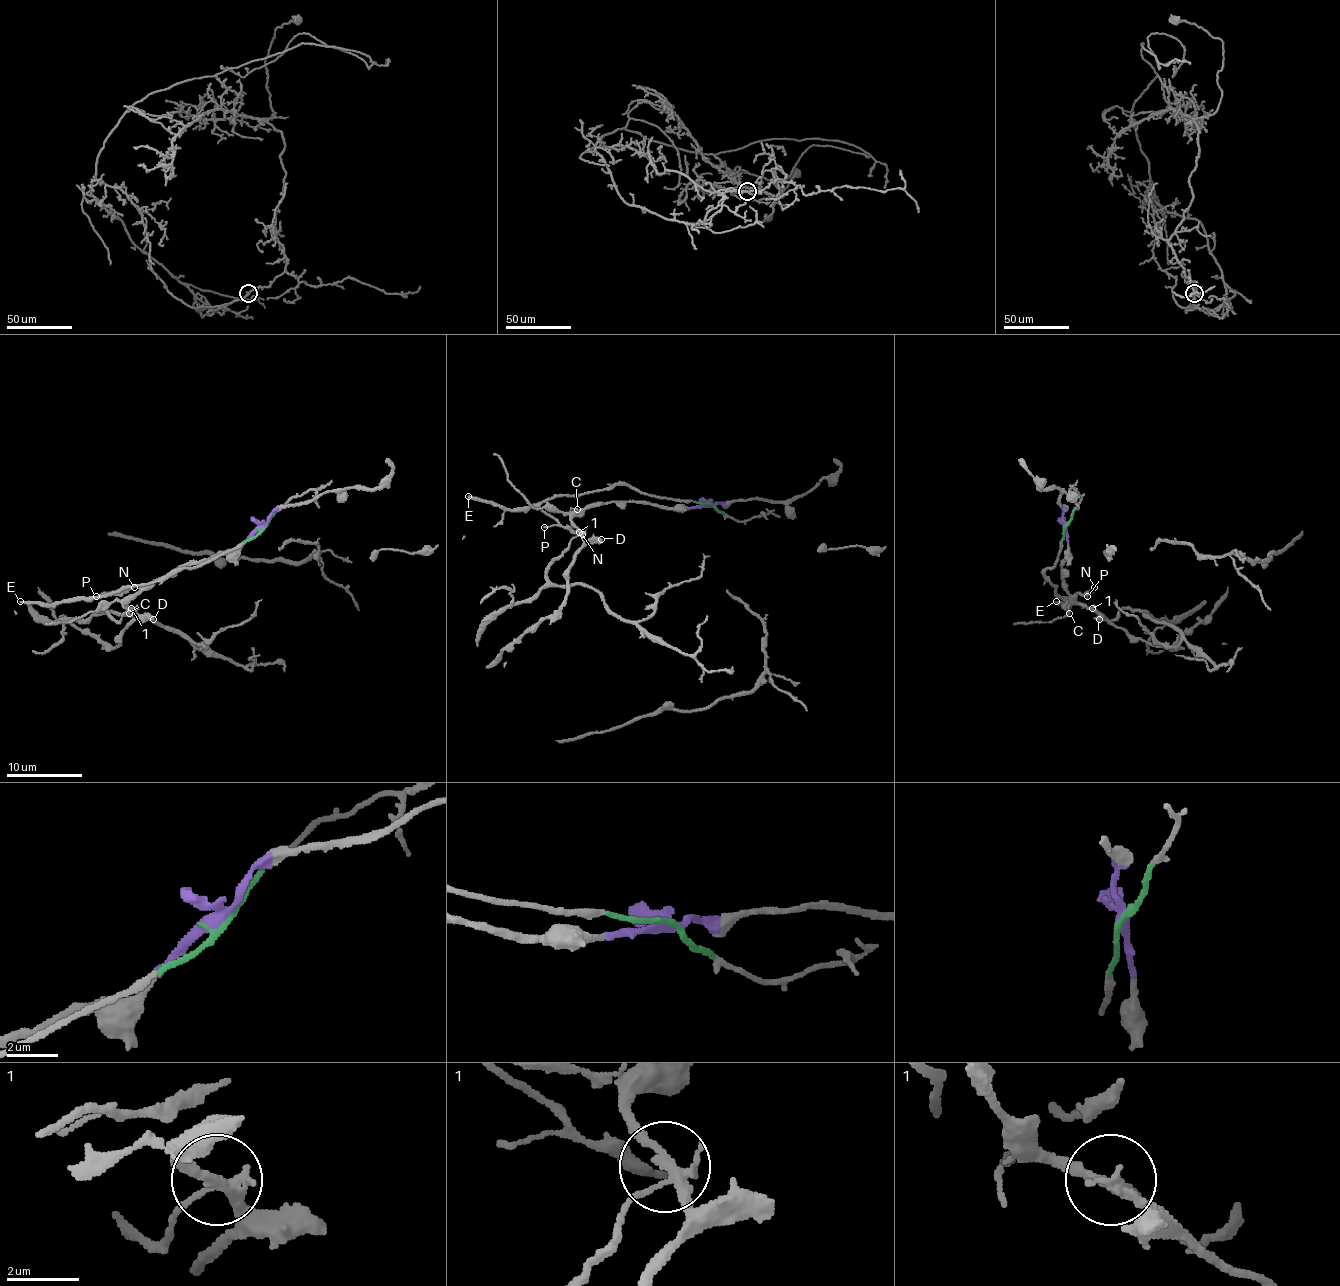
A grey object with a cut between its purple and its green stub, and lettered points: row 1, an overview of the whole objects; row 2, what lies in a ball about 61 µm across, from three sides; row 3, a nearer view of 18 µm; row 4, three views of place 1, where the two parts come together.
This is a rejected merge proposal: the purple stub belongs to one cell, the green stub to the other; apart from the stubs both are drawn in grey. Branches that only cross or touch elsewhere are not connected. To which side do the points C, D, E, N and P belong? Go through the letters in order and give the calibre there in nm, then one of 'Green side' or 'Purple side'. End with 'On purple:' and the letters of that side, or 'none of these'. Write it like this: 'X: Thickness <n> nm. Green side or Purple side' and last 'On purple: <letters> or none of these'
C: Thickness 110 nm. Purple side
D: Thickness 480 nm. Purple side
E: Thickness 280 nm. Green side
N: Thickness 170 nm. Green side
P: Thickness 140 nm. Green side
On purple: C, D

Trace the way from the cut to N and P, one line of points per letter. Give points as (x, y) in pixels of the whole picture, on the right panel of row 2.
N: (1064, 528), (1058, 558), (1045, 571), (1055, 592), (1066, 598), (1087, 594), (1094, 587)
P: (1064, 528), (1058, 558), (1045, 575), (1058, 596), (1087, 596)

